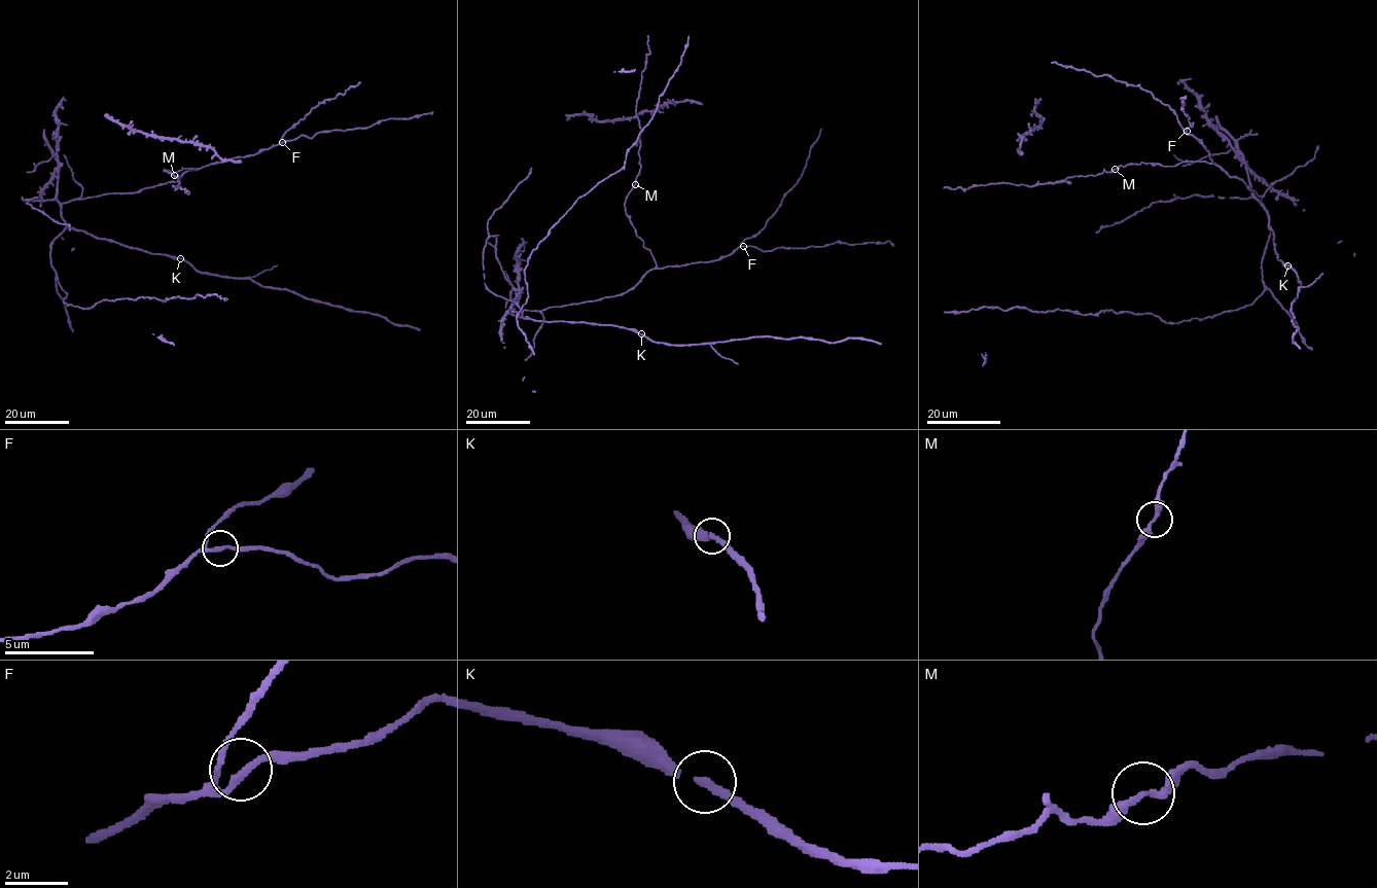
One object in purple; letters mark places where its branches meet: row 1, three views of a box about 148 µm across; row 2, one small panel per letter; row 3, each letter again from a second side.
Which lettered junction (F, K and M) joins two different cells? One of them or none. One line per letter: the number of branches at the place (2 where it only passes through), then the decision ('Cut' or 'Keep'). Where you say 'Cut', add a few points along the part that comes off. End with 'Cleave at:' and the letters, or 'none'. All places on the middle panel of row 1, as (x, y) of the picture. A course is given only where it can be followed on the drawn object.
F: Branches: 2. Keep
K: Branches: 2. Keep
M: Branches: 2. Keep
Cleave at: none

